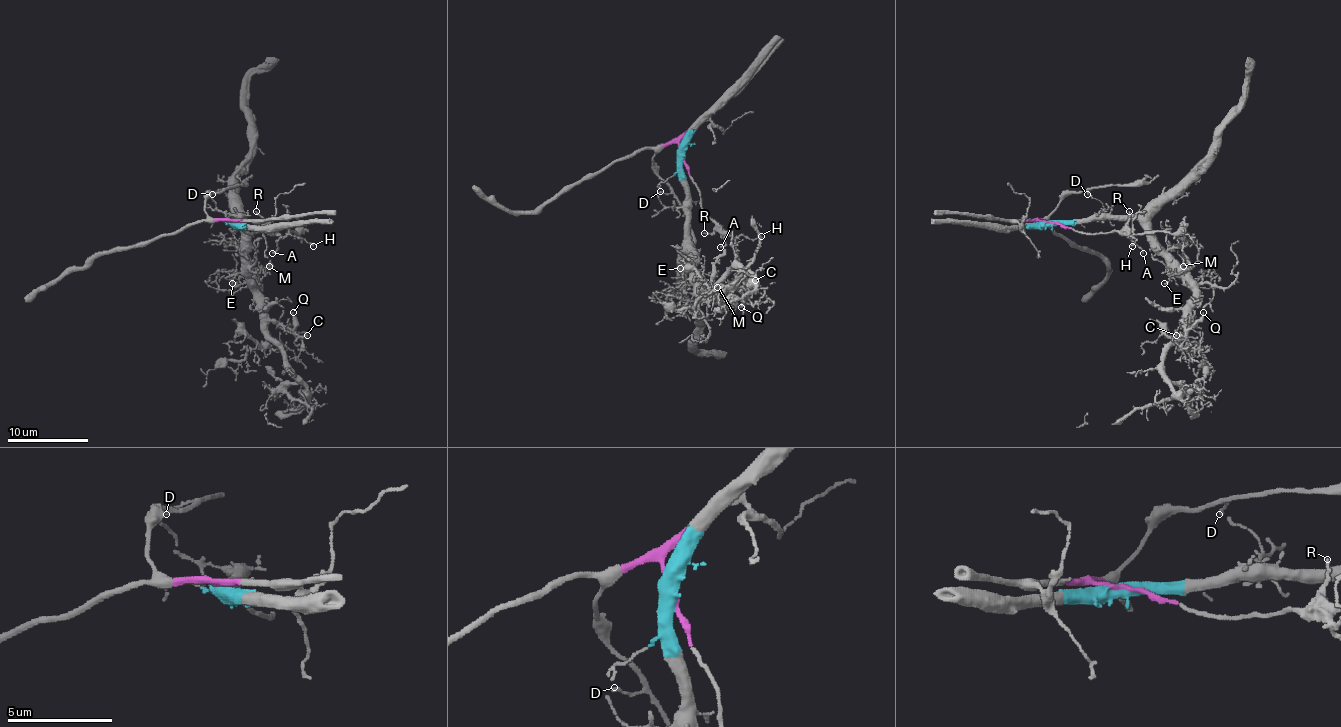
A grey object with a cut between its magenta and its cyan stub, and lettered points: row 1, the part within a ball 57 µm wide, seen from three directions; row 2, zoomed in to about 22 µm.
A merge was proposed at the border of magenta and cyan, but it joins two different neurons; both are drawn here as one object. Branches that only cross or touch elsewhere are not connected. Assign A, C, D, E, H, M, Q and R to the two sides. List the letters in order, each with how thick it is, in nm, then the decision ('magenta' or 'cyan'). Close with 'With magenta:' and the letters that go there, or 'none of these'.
A: calibre 120 nm; magenta
C: calibre 110 nm; cyan
D: calibre 140 nm; magenta
E: calibre 110 nm; cyan
H: calibre 120 nm; magenta
M: calibre 110 nm; cyan
Q: calibre 240 nm; cyan
R: calibre 140 nm; magenta
With magenta: A, D, H, R

